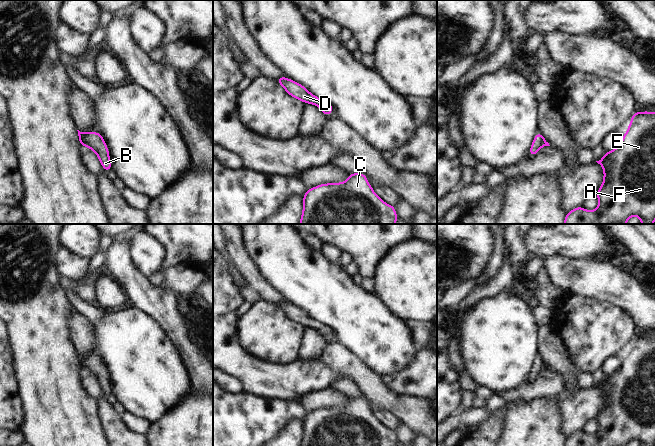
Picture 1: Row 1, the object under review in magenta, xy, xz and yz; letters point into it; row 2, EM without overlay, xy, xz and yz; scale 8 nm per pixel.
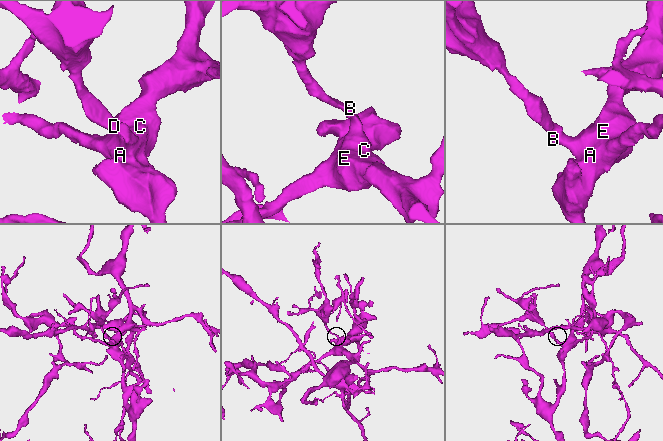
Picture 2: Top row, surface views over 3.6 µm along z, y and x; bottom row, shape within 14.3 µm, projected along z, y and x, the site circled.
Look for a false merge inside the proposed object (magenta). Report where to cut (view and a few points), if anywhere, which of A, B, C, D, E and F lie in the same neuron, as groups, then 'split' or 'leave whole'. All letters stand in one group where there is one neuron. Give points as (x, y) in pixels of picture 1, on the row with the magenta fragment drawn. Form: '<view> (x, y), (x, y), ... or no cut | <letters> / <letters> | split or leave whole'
no cut | A B C D E F | leave whole

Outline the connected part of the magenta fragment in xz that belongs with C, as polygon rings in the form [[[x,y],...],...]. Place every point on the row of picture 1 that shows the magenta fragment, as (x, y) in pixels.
[[[350,173],[344,183],[330,183],[307,189],[300,224],[395,224],[394,206],[382,201],[369,185],[365,174]]]

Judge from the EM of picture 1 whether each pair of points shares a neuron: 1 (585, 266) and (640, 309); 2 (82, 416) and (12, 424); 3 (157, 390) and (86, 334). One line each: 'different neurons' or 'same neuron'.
1: same neuron
2: different neurons
3: different neurons

